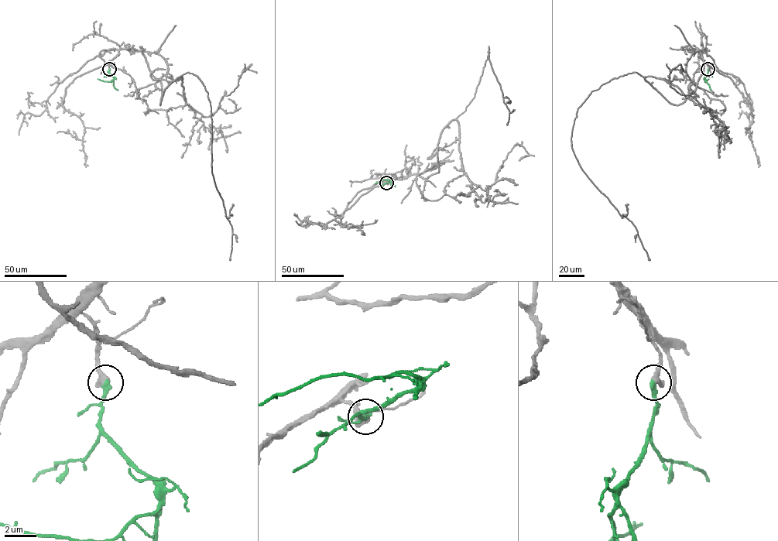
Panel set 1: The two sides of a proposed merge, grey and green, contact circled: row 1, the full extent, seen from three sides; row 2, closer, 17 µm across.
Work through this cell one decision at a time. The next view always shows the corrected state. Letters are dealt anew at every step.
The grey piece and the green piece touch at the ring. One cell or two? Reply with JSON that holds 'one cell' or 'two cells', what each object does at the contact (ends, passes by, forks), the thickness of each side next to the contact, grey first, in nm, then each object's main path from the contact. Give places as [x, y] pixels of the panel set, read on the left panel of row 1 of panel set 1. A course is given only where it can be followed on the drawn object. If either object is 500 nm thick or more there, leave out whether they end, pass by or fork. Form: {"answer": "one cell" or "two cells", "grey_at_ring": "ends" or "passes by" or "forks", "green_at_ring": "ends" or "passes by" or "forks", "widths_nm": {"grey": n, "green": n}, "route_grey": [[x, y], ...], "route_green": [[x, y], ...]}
{"answer": "one cell", "grey_at_ring": "ends", "green_at_ring": "ends", "widths_nm": {"grey": 440, "green": 340}, "route_grey": [[109, 69], [121, 49], [141, 51], [160, 105], [179, 77], [203, 83], [230, 260]], "route_green": [[109, 69], [113, 80], [106, 81], [97, 79]]}

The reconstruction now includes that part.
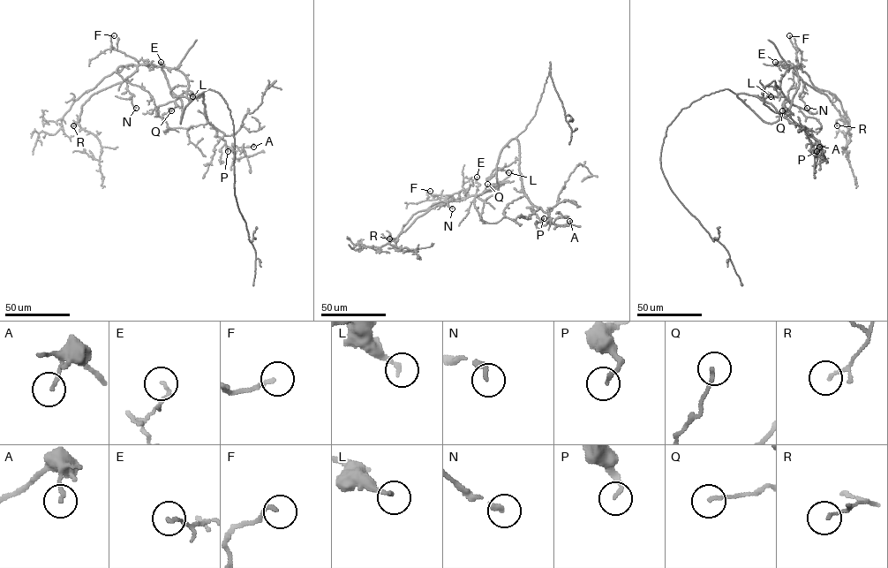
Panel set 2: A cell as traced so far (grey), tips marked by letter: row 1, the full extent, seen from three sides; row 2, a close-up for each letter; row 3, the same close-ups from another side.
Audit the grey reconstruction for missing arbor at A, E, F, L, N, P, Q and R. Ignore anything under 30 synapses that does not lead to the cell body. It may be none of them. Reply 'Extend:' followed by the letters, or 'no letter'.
Extend: no letter

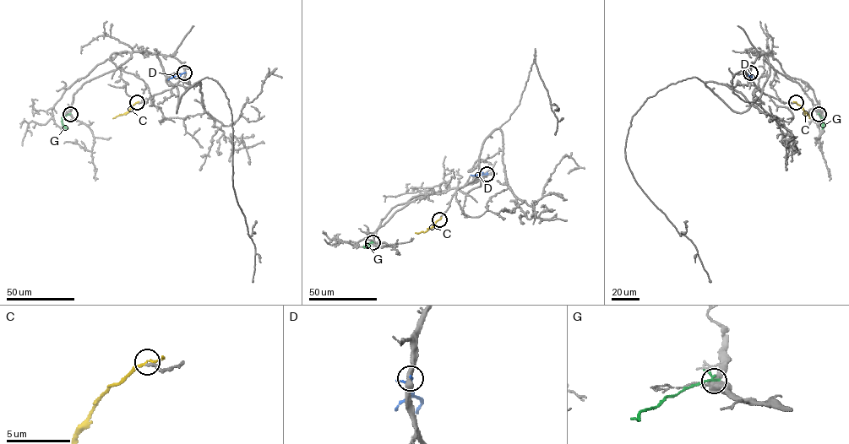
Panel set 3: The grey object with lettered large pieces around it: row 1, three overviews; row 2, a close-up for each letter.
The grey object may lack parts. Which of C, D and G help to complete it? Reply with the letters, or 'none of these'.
C

